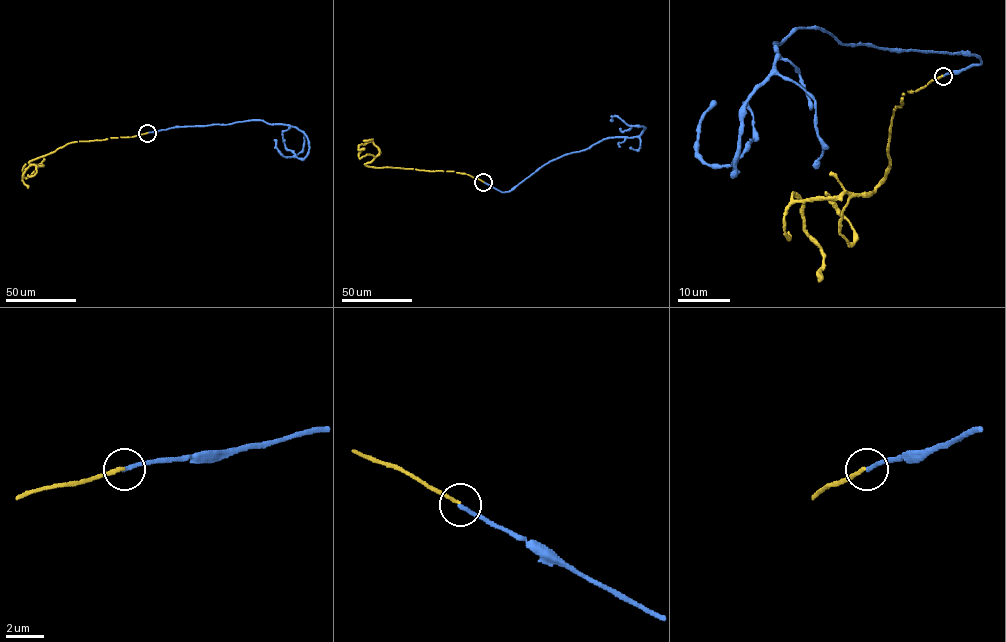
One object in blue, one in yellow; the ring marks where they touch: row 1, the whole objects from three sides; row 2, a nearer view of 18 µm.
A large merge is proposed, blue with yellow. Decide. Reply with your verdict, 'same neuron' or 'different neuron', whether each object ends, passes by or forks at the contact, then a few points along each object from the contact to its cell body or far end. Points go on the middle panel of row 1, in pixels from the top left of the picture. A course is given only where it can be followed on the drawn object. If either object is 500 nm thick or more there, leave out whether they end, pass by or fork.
different neuron; blue ends there; yellow ends there; blue runs (483, 182), (509, 191), (551, 160), (604, 139), (637, 137), (645, 128), (628, 125), (617, 116), (611, 121); yellow runs (483, 182), (451, 171), (367, 166), (379, 148), (371, 141), (359, 145), (359, 150), (364, 148)

